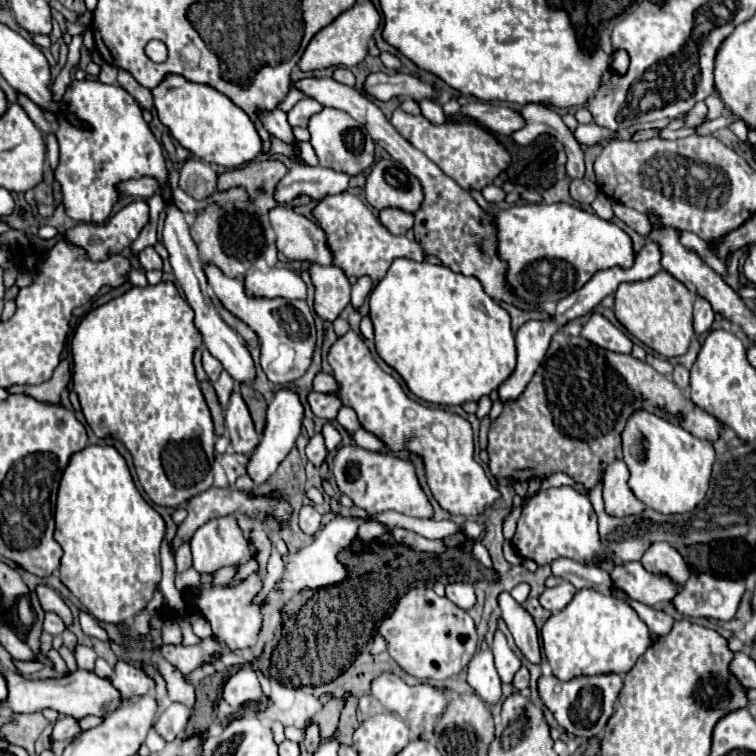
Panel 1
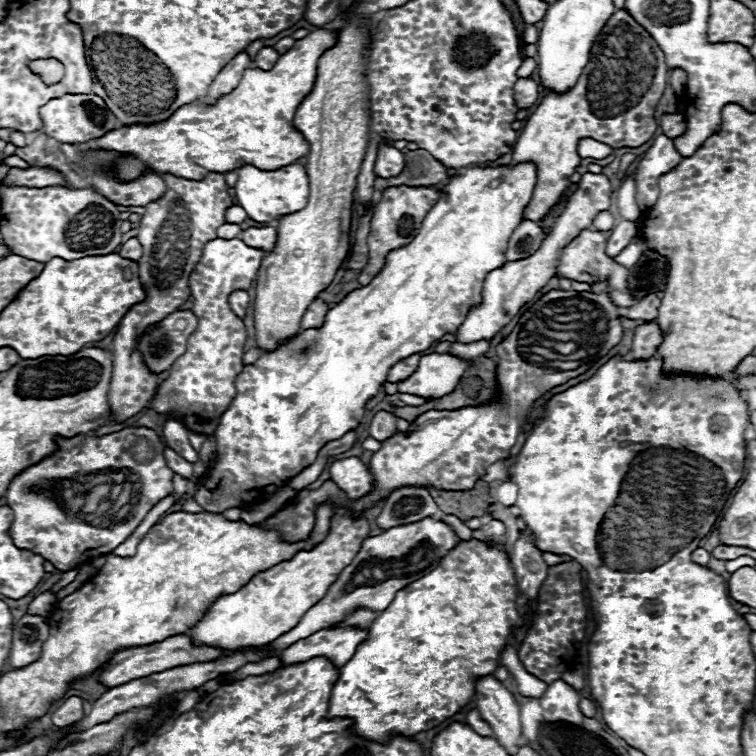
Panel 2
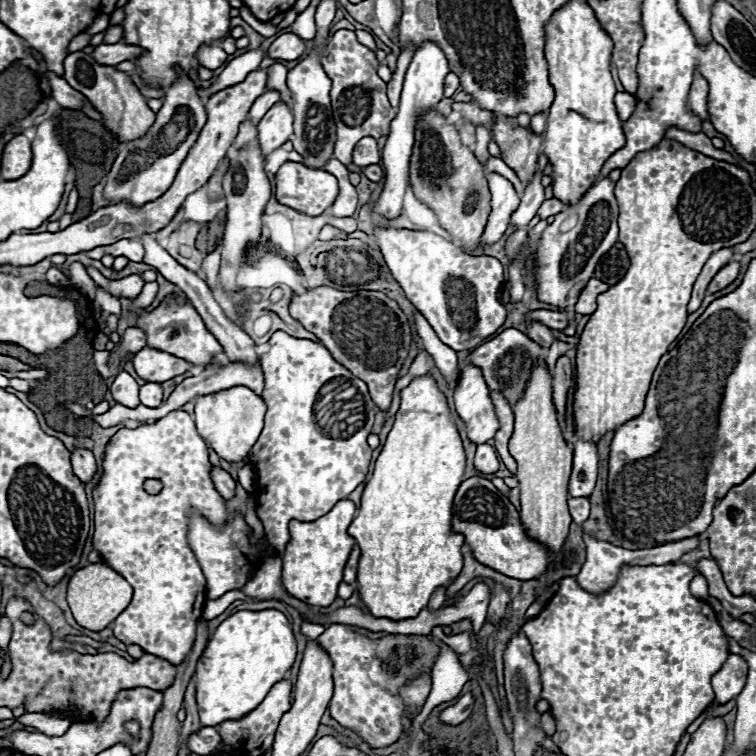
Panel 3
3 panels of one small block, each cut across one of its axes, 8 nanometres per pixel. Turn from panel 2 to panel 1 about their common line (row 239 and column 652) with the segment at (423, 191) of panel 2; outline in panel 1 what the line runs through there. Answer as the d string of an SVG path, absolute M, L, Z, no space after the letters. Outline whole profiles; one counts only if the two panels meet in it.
M556 332L540 368L528 384L528 390L524 390L524 394L516 402L512 402L512 406L504 406L498 420L490 426L490 470L496 478L512 478L526 482L564 472L572 480L584 484L588 490L594 490L596 484L604 482L604 472L608 464L612 464L614 460L622 460L622 432L630 416L638 410L658 414L660 418L682 426L696 438L718 438L720 422L708 412L700 410L692 400L682 394L682 390L670 378L652 370L652 366L648 366L646 362L640 362L630 354L604 350L582 336L564 336L562 332Z

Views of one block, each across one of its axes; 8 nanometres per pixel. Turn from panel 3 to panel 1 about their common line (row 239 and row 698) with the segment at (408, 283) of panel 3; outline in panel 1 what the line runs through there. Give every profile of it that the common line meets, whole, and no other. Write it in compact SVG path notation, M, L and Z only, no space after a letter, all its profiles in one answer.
M380 674L378 678L372 680L372 688L370 694L386 708L386 710L394 710L398 714L402 714L402 720L406 720L406 724L410 726L414 736L420 736L428 730L434 728L436 718L442 714L444 706L446 706L446 698L444 692L440 688L432 688L430 684L418 684L418 686L408 686L402 682L402 678L394 676L394 674Z

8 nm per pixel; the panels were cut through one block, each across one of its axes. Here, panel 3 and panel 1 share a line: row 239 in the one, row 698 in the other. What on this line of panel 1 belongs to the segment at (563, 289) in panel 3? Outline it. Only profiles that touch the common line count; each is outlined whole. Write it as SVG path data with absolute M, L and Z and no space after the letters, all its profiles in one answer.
M614 672L574 678L572 682L560 682L556 676L540 676L538 688L540 688L540 698L544 706L554 714L556 722L568 734L588 740L588 738L600 736L600 732L606 728L614 712L618 694L622 690L622 678L620 674L614 674Z

